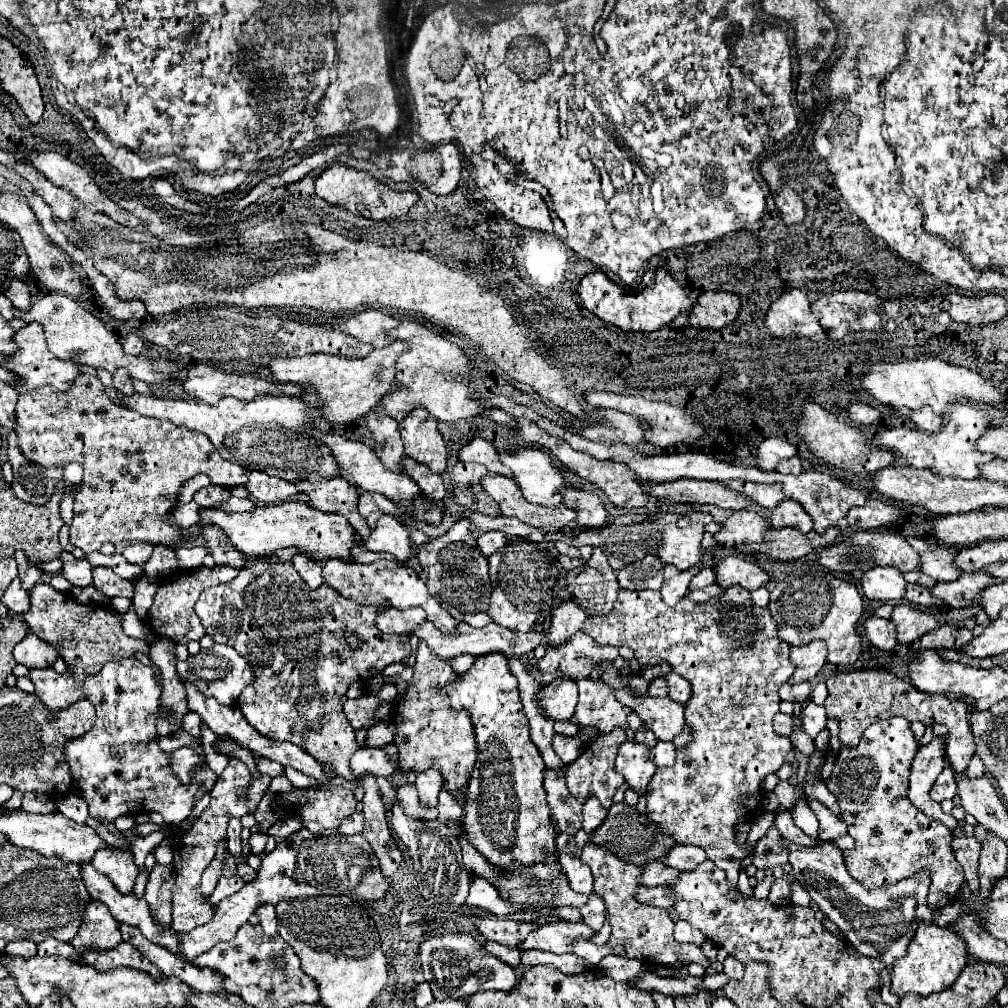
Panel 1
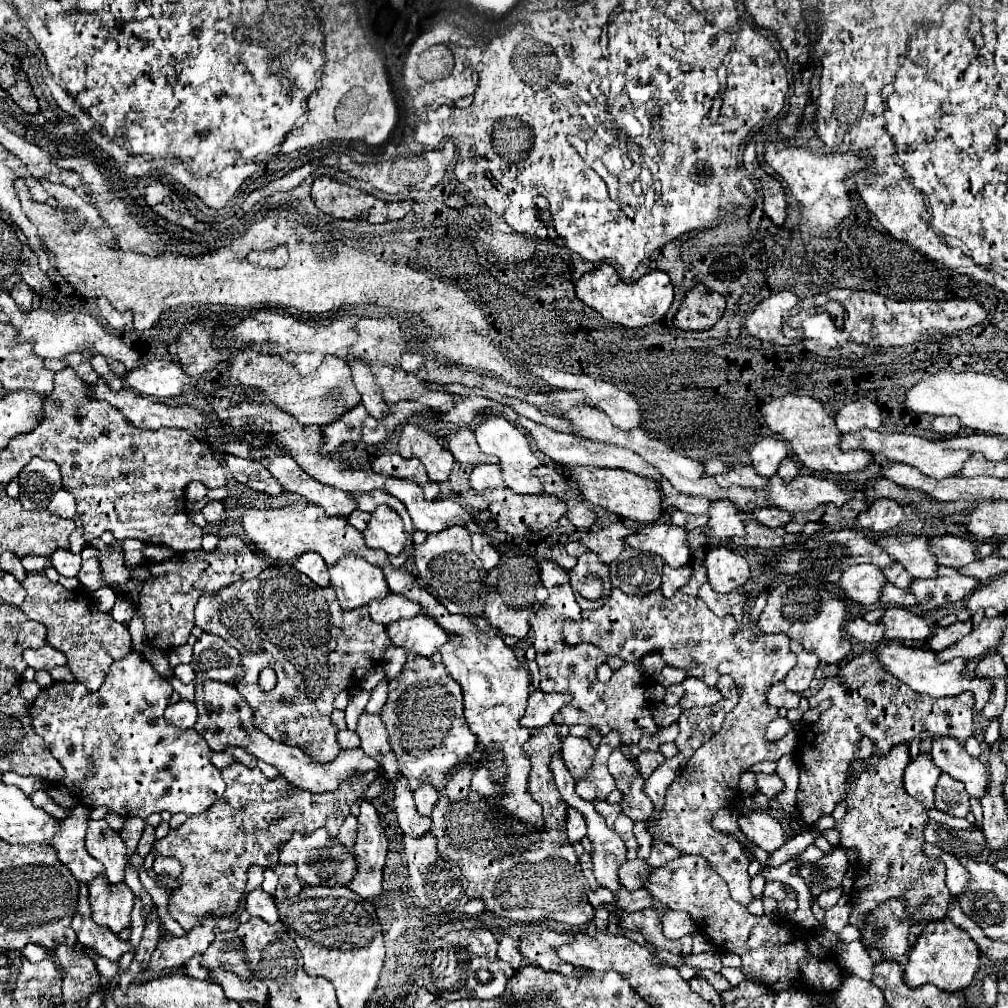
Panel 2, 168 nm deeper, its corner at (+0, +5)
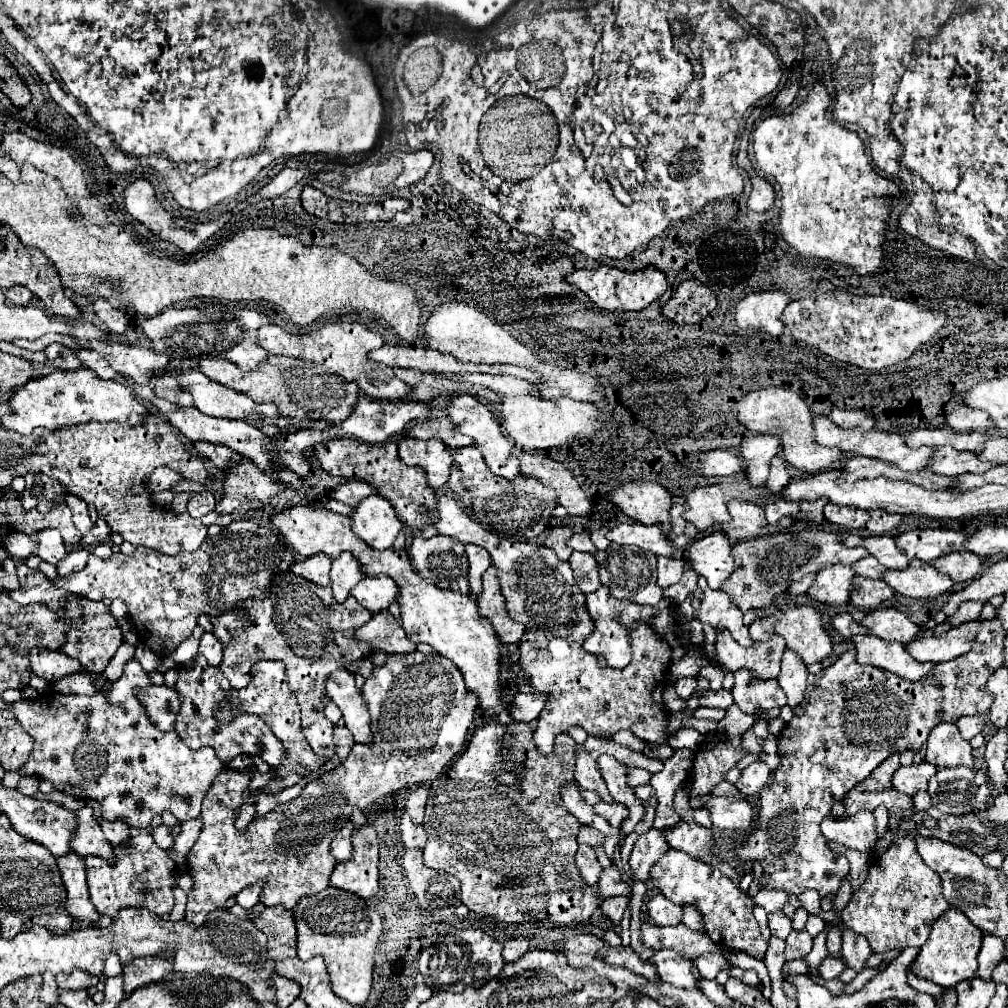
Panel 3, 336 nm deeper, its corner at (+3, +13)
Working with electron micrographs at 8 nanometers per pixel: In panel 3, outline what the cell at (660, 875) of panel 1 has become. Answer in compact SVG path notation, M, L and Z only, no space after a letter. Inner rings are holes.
M616 865L602 871L602 875L598 879L598 897L608 899L608 897L616 897L616 895L630 895L630 893L632 893L632 889L626 883L622 883Z

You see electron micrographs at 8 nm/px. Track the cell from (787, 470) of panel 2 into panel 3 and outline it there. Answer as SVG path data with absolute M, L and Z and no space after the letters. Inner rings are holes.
M774 457L772 463L770 463L770 477L766 479L764 487L766 491L778 495L778 491L782 491L786 487L786 483L790 483L790 475L788 475L788 469L786 469L786 463L782 457Z

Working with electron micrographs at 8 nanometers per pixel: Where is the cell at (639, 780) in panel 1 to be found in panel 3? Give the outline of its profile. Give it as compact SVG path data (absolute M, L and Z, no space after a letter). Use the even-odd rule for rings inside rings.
M602 755L602 757L598 757L598 767L600 767L602 779L604 779L604 783L606 783L608 791L610 791L610 795L612 795L612 799L616 803L626 805L626 809L630 811L628 819L620 827L620 835L622 835L622 841L624 841L624 837L634 831L634 827L638 825L638 821L644 815L642 803L638 803L638 799L634 797L634 791L626 783L626 765L618 763L610 755Z

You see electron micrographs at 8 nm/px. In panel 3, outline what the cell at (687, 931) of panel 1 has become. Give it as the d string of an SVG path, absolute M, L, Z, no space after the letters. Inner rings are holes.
M656 895L648 901L648 915L654 925L666 927L666 925L678 925L682 919L682 907L670 903L664 895Z

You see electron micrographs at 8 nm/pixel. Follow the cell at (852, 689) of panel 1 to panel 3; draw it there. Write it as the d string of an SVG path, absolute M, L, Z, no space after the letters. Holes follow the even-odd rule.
M998 619L980 621L978 635L972 649L958 659L938 663L926 679L918 683L906 681L890 671L854 663L854 651L846 651L834 665L830 665L814 683L810 691L810 703L802 717L792 717L778 737L780 767L774 771L774 779L758 797L758 819L746 833L744 841L736 841L734 853L738 861L756 861L762 865L766 879L760 881L764 889L780 889L790 895L800 895L806 889L816 889L820 897L836 895L842 881L848 877L848 859L842 853L834 853L828 847L828 839L820 831L820 821L832 811L836 801L864 781L884 759L892 753L906 749L918 751L932 727L944 721L958 721L964 715L988 713L994 697L986 693L988 677L1004 667L1004 639L1006 631Z

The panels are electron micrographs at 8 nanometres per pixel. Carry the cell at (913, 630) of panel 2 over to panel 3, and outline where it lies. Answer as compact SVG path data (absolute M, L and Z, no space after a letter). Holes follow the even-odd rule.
M878 609L866 613L866 617L860 621L868 629L870 635L876 635L884 641L898 641L908 643L918 637L918 625L914 625L904 613L898 609Z

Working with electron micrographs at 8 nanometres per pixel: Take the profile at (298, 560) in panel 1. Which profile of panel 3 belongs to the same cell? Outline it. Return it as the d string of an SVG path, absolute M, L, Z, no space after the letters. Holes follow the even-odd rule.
M312 555L304 561L296 561L290 571L310 583L328 587L330 585L330 565L332 561L328 555Z

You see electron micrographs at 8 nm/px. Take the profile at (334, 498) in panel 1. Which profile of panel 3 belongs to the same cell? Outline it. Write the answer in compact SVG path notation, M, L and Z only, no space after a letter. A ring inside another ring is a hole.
M126 377L126 381L128 381L130 387L136 391L138 397L146 399L148 403L154 403L154 407L156 407L160 413L164 413L166 419L168 419L188 441L208 441L208 443L214 443L214 445L226 445L226 447L234 449L236 453L240 453L240 455L244 455L244 457L250 457L258 467L262 467L262 471L270 471L270 475L278 475L278 479L282 479L284 485L288 485L288 487L292 487L292 489L298 489L298 491L304 489L302 479L298 479L292 471L274 467L274 463L270 463L270 457L266 455L266 447L268 447L272 441L270 441L258 427L248 425L248 423L238 421L238 419L218 419L218 417L210 417L210 415L200 413L196 407L188 407L188 409L178 407L178 405L174 405L174 403L170 403L170 401L166 401L166 399L158 399L158 397L154 395L154 389L152 389L150 385L138 385L138 383L134 383L134 381L128 379L128 377Z

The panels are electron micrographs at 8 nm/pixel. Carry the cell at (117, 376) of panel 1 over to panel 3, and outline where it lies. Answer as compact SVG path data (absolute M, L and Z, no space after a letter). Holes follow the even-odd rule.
M80 349L76 351L80 363L88 369L92 369L100 379L114 379L116 377L116 371L110 367L110 363L96 351L90 351L90 349Z

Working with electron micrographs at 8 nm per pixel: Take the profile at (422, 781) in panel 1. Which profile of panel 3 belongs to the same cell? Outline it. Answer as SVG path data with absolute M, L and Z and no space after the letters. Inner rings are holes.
M419 787L416 791L408 794L404 811L410 817L412 823L423 825L429 791L430 789L427 787Z

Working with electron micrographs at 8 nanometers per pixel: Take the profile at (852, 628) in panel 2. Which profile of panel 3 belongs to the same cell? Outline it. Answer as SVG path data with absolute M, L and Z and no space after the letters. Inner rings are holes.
M840 613L840 615L836 615L834 621L832 621L832 627L834 627L844 639L852 639L854 635L866 633L864 627L860 627L858 623L854 623L854 619L850 617L850 613Z

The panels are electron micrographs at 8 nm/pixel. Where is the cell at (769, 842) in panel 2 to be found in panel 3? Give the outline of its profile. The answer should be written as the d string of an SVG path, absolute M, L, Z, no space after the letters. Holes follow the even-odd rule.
M742 795L710 797L702 807L710 811L712 825L718 829L748 829L752 825L752 805Z

